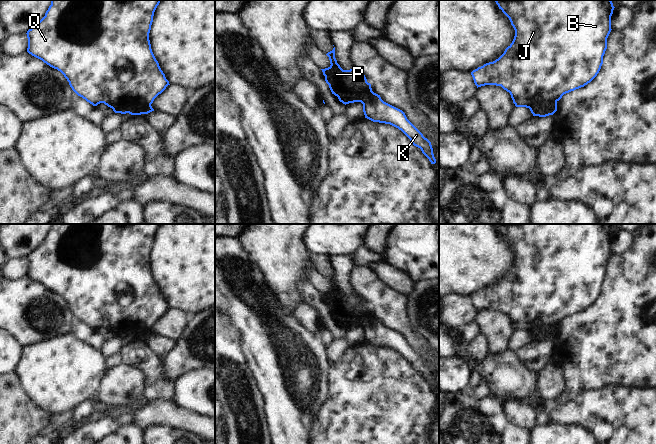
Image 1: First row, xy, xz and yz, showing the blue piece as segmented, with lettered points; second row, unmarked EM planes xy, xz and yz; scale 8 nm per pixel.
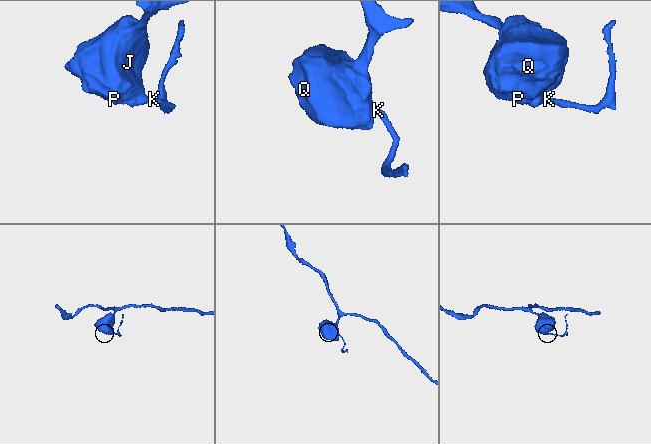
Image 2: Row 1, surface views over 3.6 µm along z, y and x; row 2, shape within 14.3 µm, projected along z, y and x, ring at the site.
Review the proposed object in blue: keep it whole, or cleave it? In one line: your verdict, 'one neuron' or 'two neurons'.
two neurons

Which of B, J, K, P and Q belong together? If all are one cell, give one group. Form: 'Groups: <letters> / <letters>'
Groups: B J P Q / K

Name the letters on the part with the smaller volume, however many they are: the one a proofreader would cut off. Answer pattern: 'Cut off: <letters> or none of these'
Cut off: K

